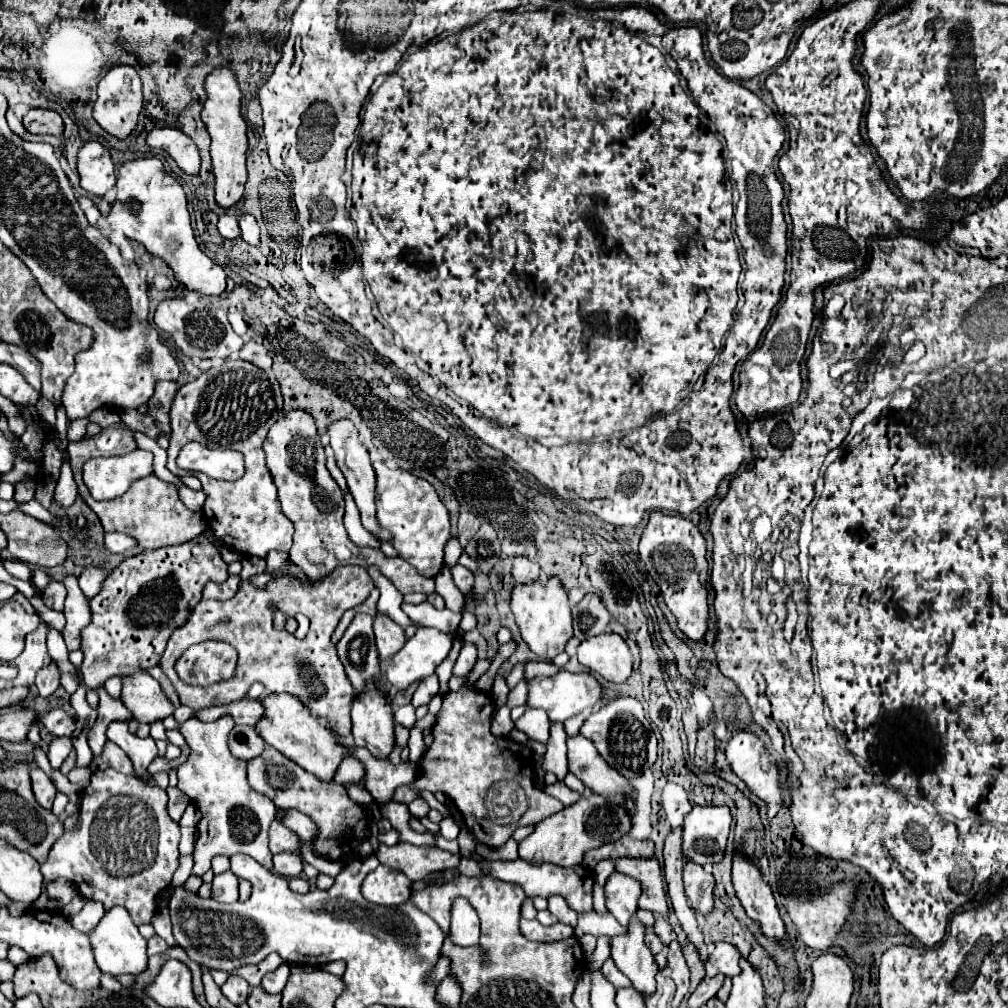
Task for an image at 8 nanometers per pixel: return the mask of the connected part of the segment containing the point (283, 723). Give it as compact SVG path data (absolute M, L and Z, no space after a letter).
M268 694L266 698L260 698L264 706L264 716L256 724L258 734L264 738L264 742L284 756L292 758L296 764L306 768L308 772L316 774L318 778L332 780L340 760L346 756L346 748L342 748L332 732L308 710L300 704L296 696L290 694Z

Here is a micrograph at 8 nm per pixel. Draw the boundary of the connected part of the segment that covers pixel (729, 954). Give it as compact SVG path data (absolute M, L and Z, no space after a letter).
M716 942L712 954L706 960L706 976L716 976L716 974L736 976L740 972L738 958L740 952L736 950L736 946L728 942Z

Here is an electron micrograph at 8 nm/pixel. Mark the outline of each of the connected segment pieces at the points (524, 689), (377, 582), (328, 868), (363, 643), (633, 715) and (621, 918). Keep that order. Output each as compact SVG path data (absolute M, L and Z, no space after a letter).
M520 680L518 686L514 690L510 690L510 694L508 694L508 706L514 708L516 702L526 702L526 698L528 698L528 684L526 684L526 680Z
M368 566L366 568L370 578L374 580L374 586L380 590L380 600L378 600L378 612L384 612L386 616L394 618L394 622L398 622L402 628L410 626L412 622L406 618L406 614L402 612L400 604L402 604L402 594L394 588L394 585L386 576L382 576L382 572L376 566Z
M303 857L305 862L313 865L319 873L335 878L342 870L344 864L341 861L326 860L319 857Z
M356 614L338 642L338 656L346 668L352 686L360 692L368 678L382 680L378 666L378 652L374 648L372 616Z
M620 696L614 702L606 704L604 708L592 712L586 718L584 726L580 728L580 734L592 740L598 754L628 780L638 778L646 768L650 768L656 762L656 750L658 750L656 736L650 726L650 720L642 710L642 704L636 698Z
M614 872L604 886L604 894L606 894L606 906L608 906L610 914L620 924L626 926L630 922L630 918L634 916L634 912L638 910L642 884L626 874Z

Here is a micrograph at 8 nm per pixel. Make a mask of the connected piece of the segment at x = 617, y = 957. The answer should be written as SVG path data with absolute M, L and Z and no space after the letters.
M632 918L628 924L628 934L614 936L610 940L612 946L612 960L616 962L618 970L626 974L632 982L632 986L642 994L654 994L656 992L656 980L658 966L654 962L652 952L644 944L644 932L646 928L638 922L638 918Z

